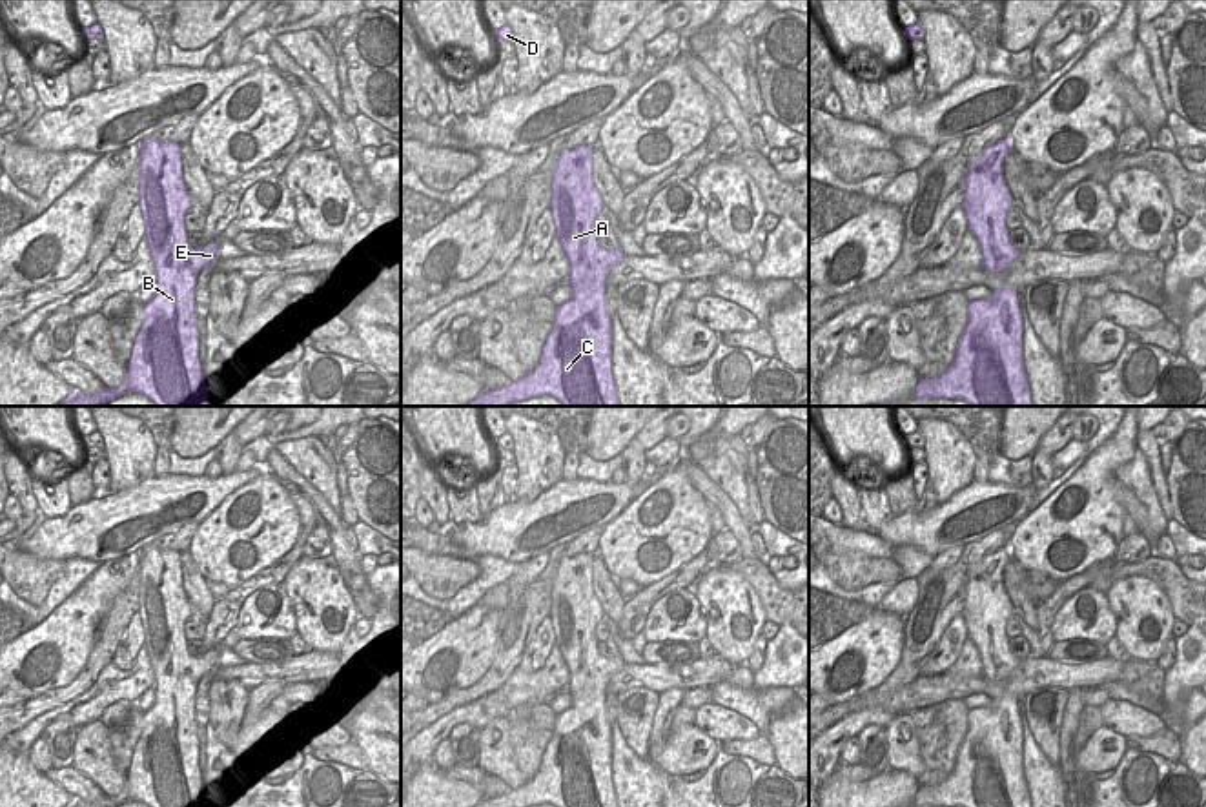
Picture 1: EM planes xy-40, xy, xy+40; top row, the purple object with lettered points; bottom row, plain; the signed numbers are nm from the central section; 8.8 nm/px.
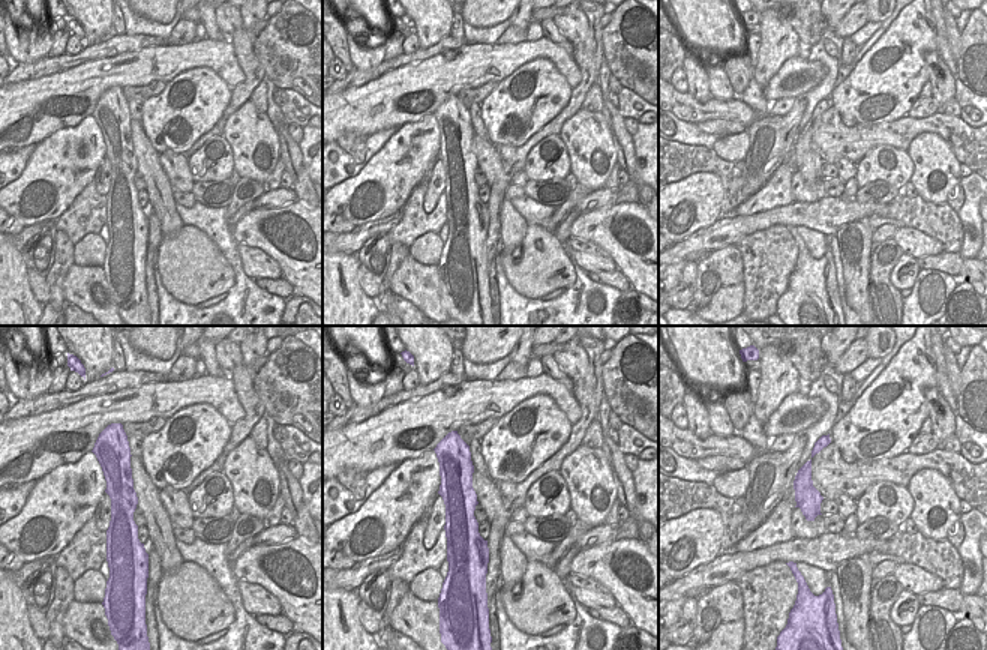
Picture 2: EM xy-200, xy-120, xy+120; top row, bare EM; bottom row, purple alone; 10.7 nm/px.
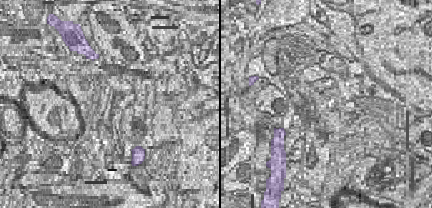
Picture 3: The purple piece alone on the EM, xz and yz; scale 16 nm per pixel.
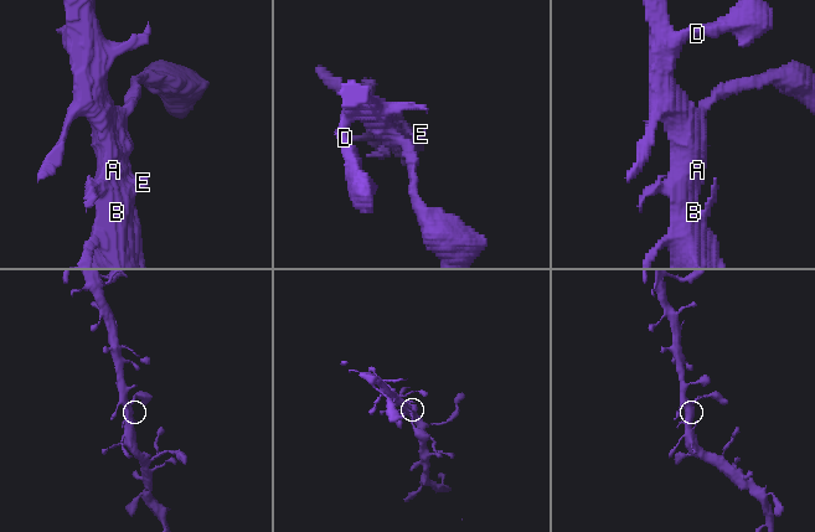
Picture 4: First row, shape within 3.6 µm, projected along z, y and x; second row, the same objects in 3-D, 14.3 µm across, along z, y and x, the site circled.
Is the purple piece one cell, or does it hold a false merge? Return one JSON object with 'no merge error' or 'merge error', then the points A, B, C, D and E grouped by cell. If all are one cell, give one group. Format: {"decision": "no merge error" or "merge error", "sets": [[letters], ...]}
{"decision": "no merge error", "sets": [["A", "B", "C", "D", "E"]]}

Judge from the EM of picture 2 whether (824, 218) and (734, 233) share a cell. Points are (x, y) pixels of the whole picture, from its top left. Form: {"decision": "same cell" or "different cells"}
{"decision": "same cell"}

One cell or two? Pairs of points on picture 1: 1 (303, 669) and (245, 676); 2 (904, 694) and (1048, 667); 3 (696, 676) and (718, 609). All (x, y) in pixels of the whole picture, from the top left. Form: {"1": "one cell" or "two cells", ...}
{"1": "one cell", "2": "one cell", "3": "two cells"}

